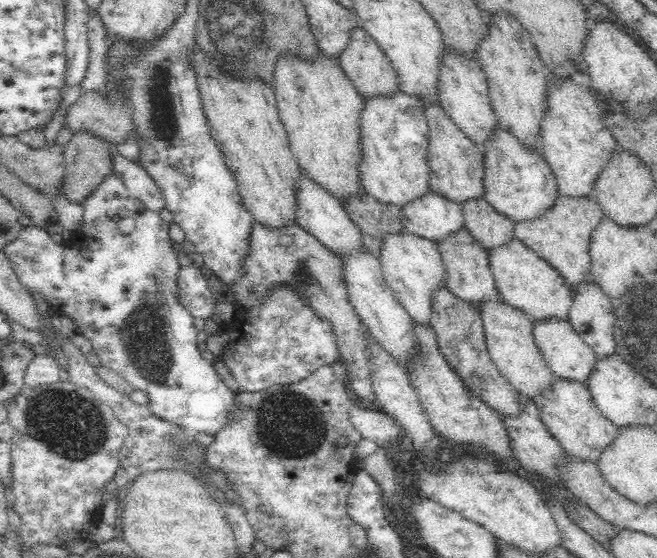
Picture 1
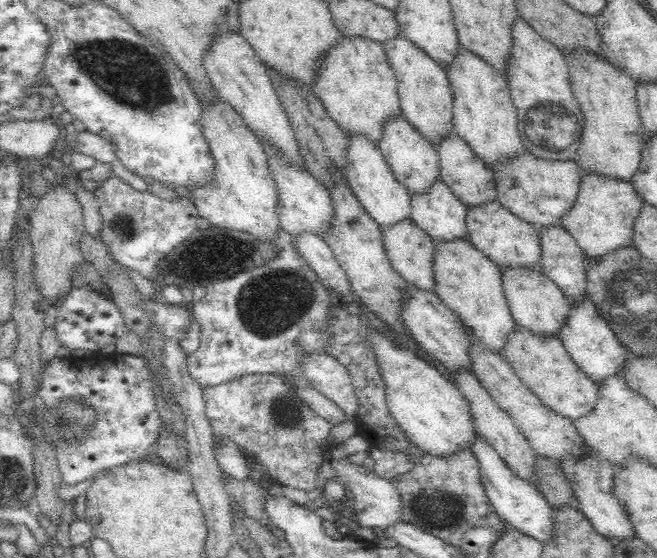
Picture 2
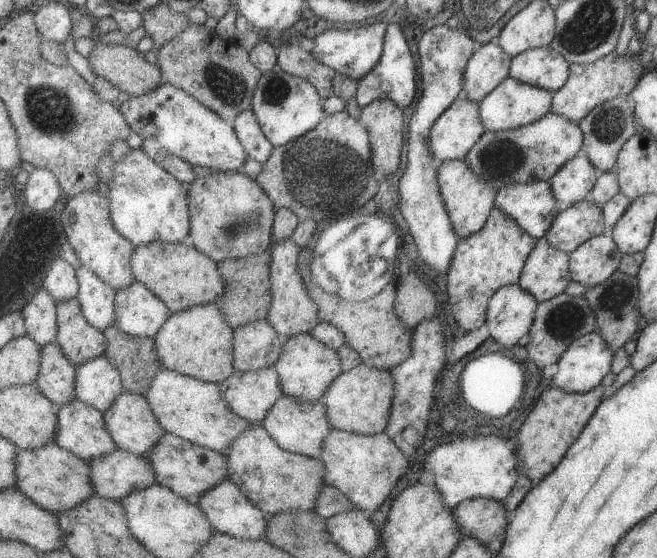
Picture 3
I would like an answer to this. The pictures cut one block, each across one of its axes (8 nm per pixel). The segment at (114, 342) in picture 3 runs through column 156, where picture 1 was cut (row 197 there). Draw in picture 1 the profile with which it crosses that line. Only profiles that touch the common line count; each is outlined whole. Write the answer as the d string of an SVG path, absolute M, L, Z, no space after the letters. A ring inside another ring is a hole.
M363 187L351 195L344 196L340 201L350 220L360 231L362 248L377 257L383 234L403 228L399 217L399 206L376 199Z

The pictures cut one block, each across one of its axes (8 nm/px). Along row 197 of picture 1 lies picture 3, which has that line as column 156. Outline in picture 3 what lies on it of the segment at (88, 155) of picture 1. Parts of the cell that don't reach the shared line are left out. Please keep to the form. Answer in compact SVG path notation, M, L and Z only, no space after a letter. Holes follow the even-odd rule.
M96 38L95 48L88 62L97 76L110 80L113 86L133 97L141 97L165 82L160 66L147 62L137 49L124 44L106 43Z

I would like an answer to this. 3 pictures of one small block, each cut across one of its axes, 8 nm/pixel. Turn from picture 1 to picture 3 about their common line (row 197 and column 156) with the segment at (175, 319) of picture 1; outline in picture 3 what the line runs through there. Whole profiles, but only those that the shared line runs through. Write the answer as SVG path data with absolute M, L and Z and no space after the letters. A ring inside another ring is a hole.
M164 82L159 88L141 97L131 96L121 104L120 110L132 130L142 139L156 136L165 140L173 153L195 166L206 166L220 172L242 172L250 158L234 125L229 124L218 112L207 108L207 105L191 96L191 93L177 88L171 82Z

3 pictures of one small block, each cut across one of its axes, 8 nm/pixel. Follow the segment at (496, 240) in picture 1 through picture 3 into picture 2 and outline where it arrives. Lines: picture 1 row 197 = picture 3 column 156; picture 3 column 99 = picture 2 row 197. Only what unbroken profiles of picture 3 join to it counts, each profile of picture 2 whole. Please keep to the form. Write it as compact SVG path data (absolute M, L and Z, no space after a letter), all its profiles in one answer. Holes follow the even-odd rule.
M452 131L442 136L435 145L438 153L438 166L440 179L447 184L451 191L466 206L476 206L482 202L496 199L496 187L493 170L470 148L465 138L454 134Z

